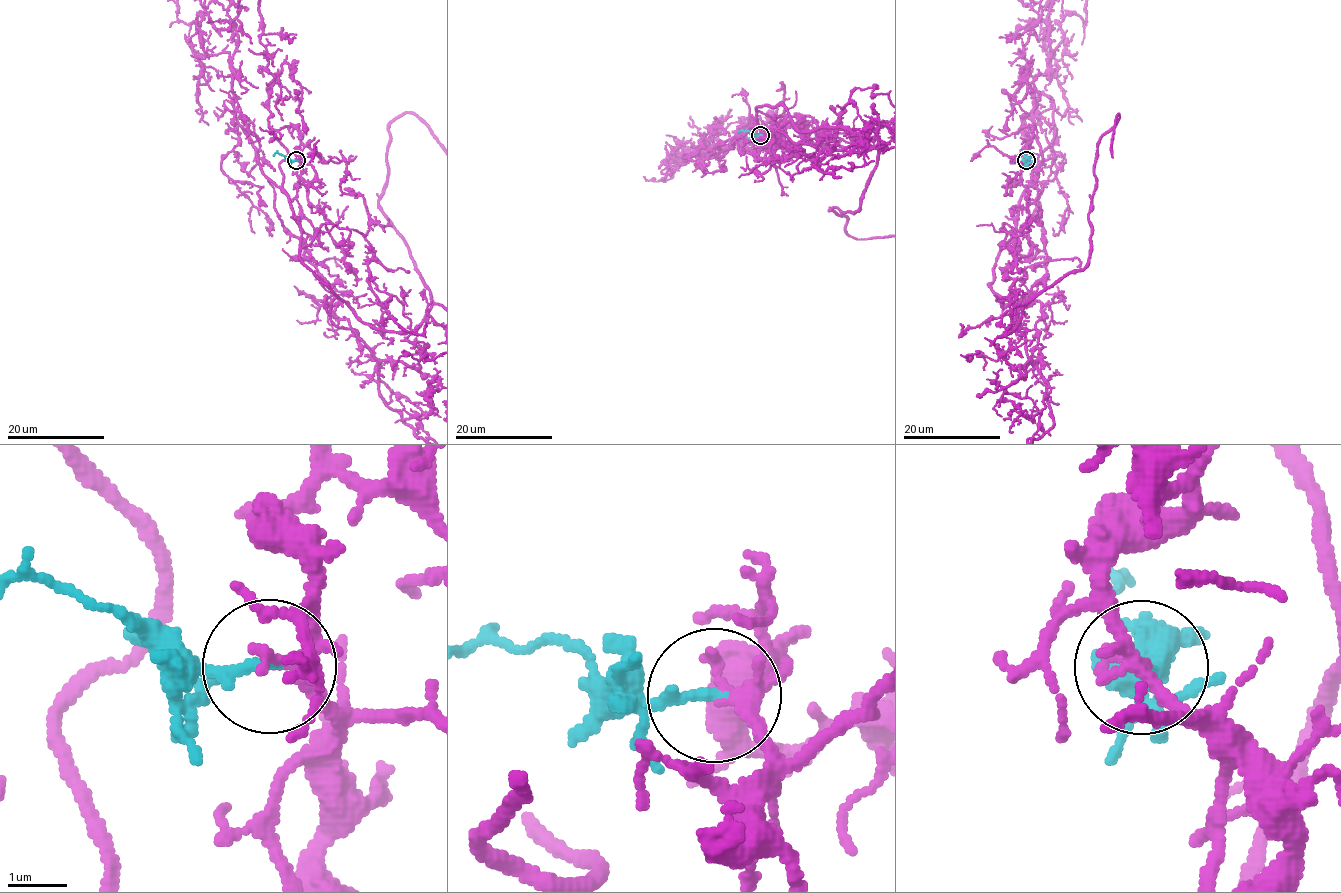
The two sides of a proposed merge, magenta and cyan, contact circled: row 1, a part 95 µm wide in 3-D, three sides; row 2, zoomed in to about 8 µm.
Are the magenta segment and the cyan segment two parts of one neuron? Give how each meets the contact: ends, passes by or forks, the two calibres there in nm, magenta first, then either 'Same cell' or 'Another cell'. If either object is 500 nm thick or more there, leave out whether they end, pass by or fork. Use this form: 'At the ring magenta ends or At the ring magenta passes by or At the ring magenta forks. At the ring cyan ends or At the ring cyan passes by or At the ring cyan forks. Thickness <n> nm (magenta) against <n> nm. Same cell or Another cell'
At the ring magenta forks. At the ring cyan ends. Thickness 190 nm (magenta) against 200 nm. Same cell

